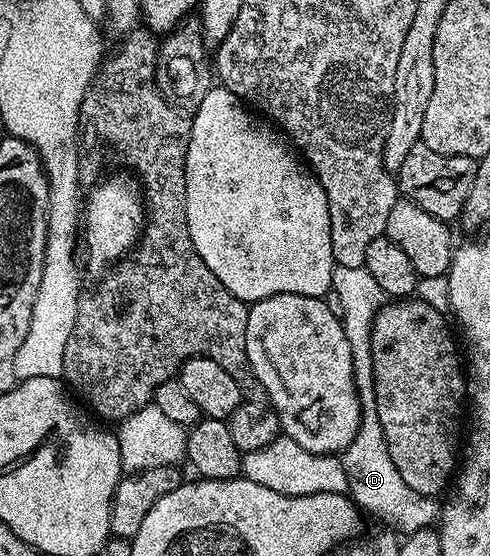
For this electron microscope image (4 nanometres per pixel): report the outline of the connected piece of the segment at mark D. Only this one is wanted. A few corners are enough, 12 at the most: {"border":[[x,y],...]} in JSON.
{"border":[[335,265],[331,291],[362,408],[342,454],[349,495],[429,528],[440,506],[404,482],[380,426],[371,326],[385,292],[365,266]]}

